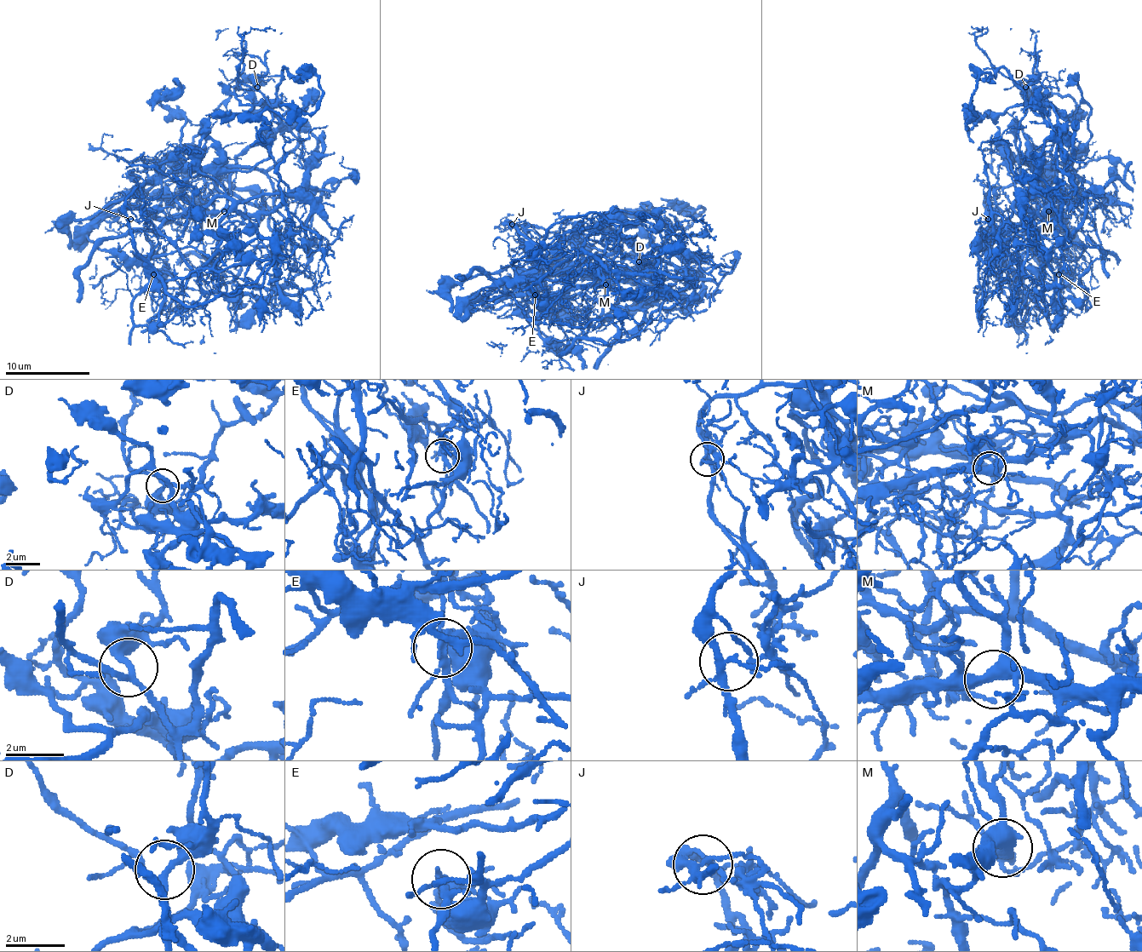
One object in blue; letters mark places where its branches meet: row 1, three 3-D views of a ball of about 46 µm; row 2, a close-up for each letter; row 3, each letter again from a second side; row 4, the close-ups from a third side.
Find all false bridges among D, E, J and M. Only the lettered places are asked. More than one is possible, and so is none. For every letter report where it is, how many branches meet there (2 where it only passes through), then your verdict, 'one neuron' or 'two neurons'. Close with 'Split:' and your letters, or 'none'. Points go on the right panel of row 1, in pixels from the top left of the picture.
D: place (1025, 87); branches 3; one neuron
E: place (1058, 274); branches 4; two neurons
J: place (988, 219); branches 4; two neurons
M: place (1048, 211); branches 4; one neuron
Split: E, J

